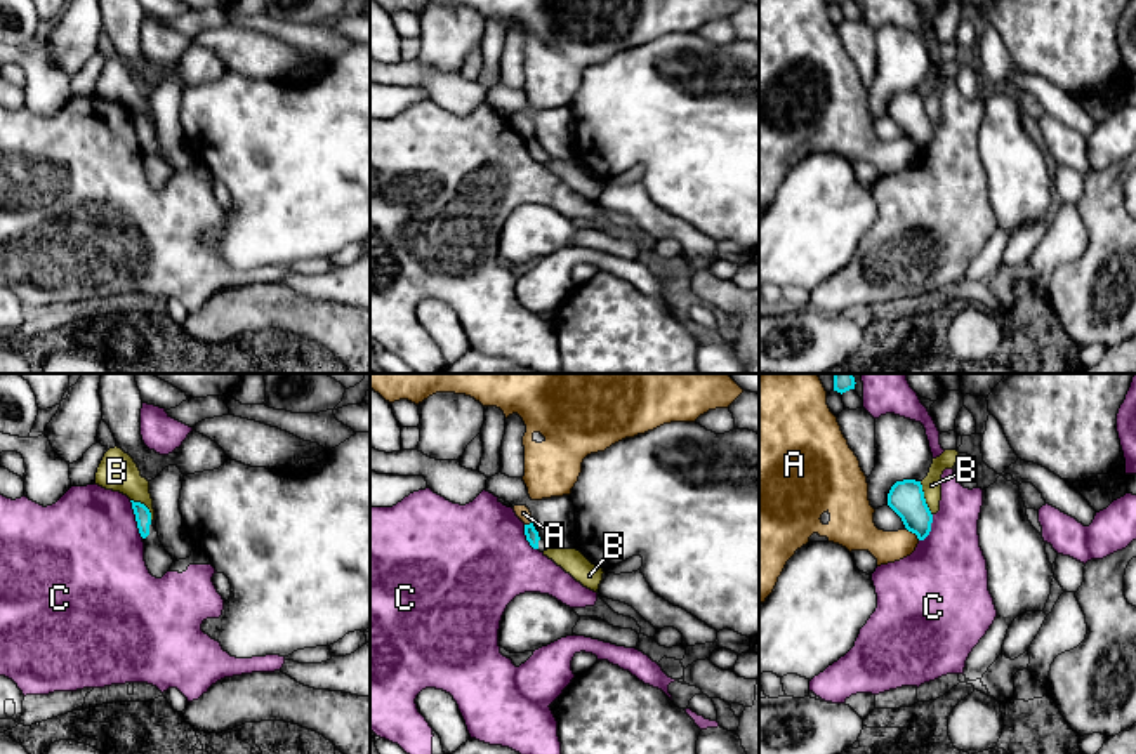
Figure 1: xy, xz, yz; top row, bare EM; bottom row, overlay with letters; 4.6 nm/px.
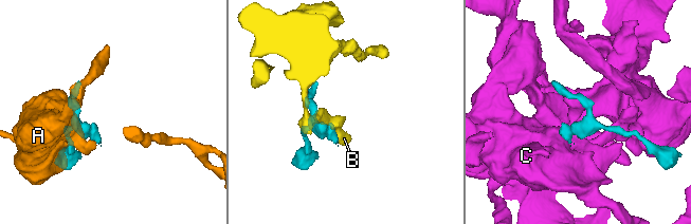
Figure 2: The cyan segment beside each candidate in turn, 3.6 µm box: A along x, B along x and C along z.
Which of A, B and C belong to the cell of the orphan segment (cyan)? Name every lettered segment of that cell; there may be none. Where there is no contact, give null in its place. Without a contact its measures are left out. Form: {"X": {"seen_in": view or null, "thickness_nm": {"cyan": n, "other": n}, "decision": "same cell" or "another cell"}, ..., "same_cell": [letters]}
{"A": {"seen_in": "yz", "thickness_nm": {"cyan": 160, "other": 160}, "decision": "another cell"}, "B": {"seen_in": "yz", "thickness_nm": {"cyan": 160, "other": 100}, "decision": "another cell"}, "C": {"seen_in": "xy", "thickness_nm": {"cyan": 80, "other": 480}, "decision": "another cell"}, "same_cell": []}

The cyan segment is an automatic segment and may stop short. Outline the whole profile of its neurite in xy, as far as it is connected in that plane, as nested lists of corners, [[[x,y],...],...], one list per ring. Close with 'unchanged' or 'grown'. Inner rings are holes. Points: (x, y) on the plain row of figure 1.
[[[130,113],[135,125],[139,144],[144,153],[146,177],[153,188],[162,189],[167,182],[170,182],[174,170],[160,153],[158,142],[151,134],[149,120],[141,113]]]; grown

